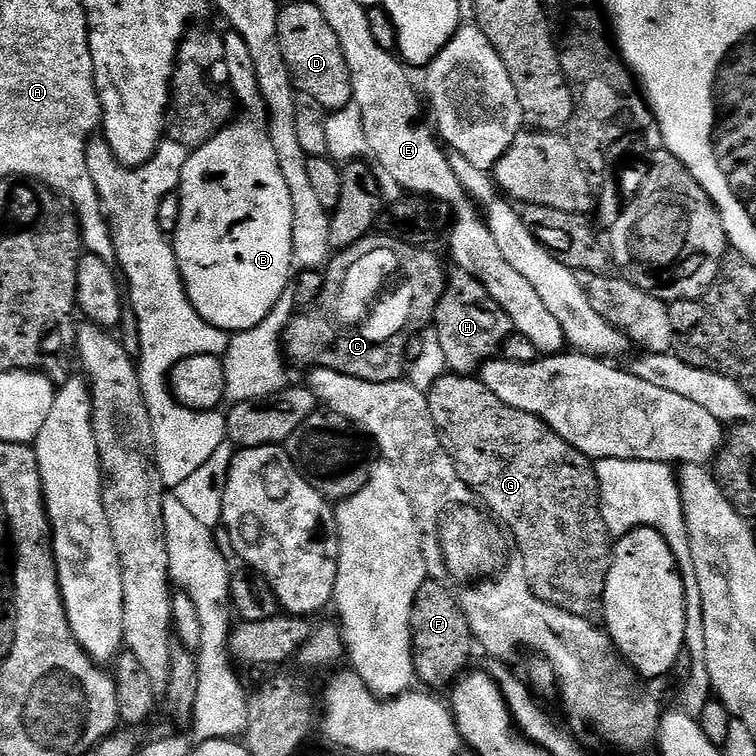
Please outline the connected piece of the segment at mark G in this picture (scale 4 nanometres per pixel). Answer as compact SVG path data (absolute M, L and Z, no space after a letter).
M445 374L426 395L430 418L458 474L472 489L475 499L505 529L508 527L512 531L511 539L524 560L533 594L578 618L595 621L604 611L606 578L614 547L606 522L600 517L600 483L595 463L570 446L570 442L554 434L554 430L534 414L514 410L506 406L506 402L494 398L478 378Z

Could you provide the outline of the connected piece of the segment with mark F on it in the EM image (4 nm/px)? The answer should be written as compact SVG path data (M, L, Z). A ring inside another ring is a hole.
M425 580L418 590L412 611L412 657L417 681L421 685L424 683L423 687L428 690L455 685L469 667L472 648L474 637L466 622L466 614L460 609L460 601L437 580Z

